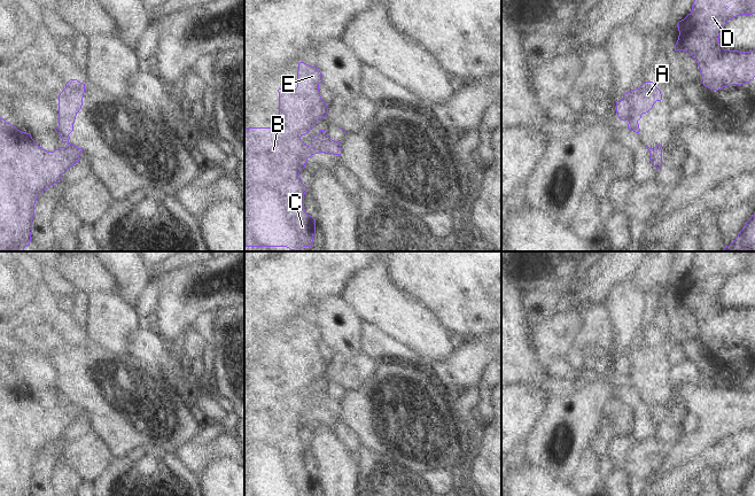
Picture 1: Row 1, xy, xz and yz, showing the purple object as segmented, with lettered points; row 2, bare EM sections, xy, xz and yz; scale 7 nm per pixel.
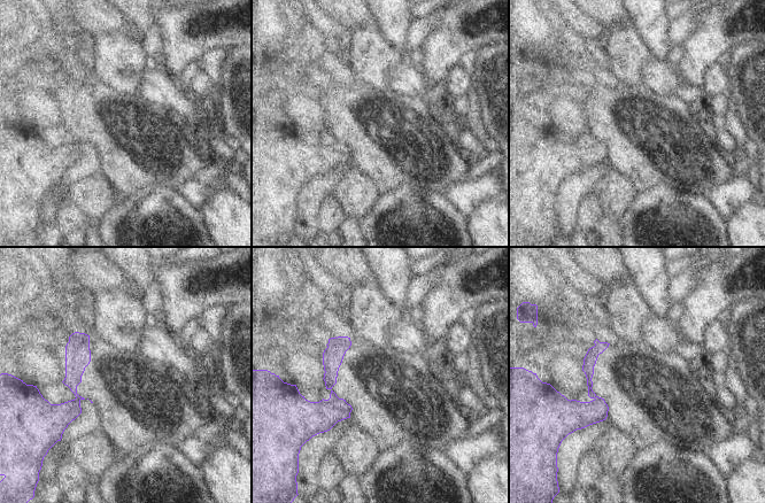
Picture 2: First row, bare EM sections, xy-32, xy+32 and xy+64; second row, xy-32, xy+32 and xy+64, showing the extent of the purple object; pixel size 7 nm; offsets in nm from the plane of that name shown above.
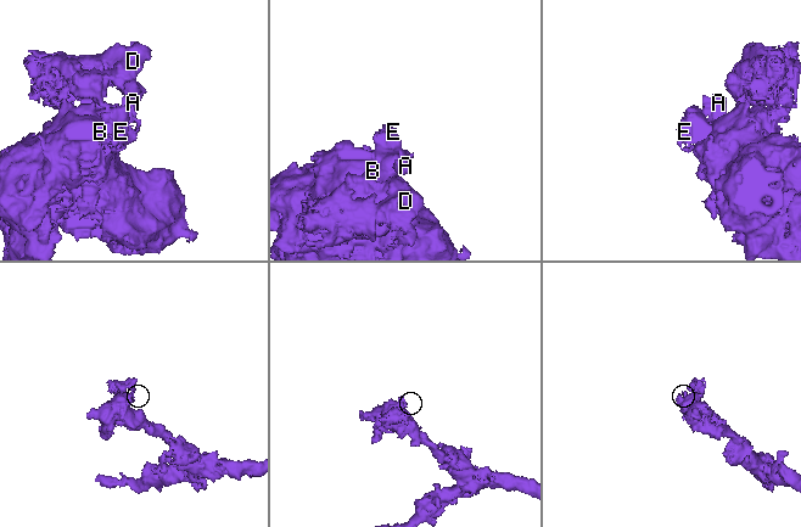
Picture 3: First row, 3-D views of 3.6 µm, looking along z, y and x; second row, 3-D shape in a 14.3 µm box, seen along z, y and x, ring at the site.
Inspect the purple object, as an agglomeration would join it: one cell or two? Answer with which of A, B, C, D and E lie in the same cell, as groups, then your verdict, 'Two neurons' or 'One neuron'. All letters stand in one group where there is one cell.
Groups: A / B C D E. Two neurons

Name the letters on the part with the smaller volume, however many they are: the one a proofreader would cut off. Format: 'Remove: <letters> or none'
Remove: A

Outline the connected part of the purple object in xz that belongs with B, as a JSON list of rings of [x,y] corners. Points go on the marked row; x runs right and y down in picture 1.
[[[299,62],[297,87],[278,90],[279,126],[244,127],[244,247],[287,247],[294,251],[301,251],[303,247],[312,247],[316,219],[304,209],[306,186],[302,183],[299,172],[305,168],[308,158],[314,154],[342,154],[340,144],[332,140],[325,130],[319,130],[319,133],[311,138],[309,146],[301,140],[301,137],[309,133],[314,124],[328,113],[327,104],[319,92],[321,82],[319,68]]]

